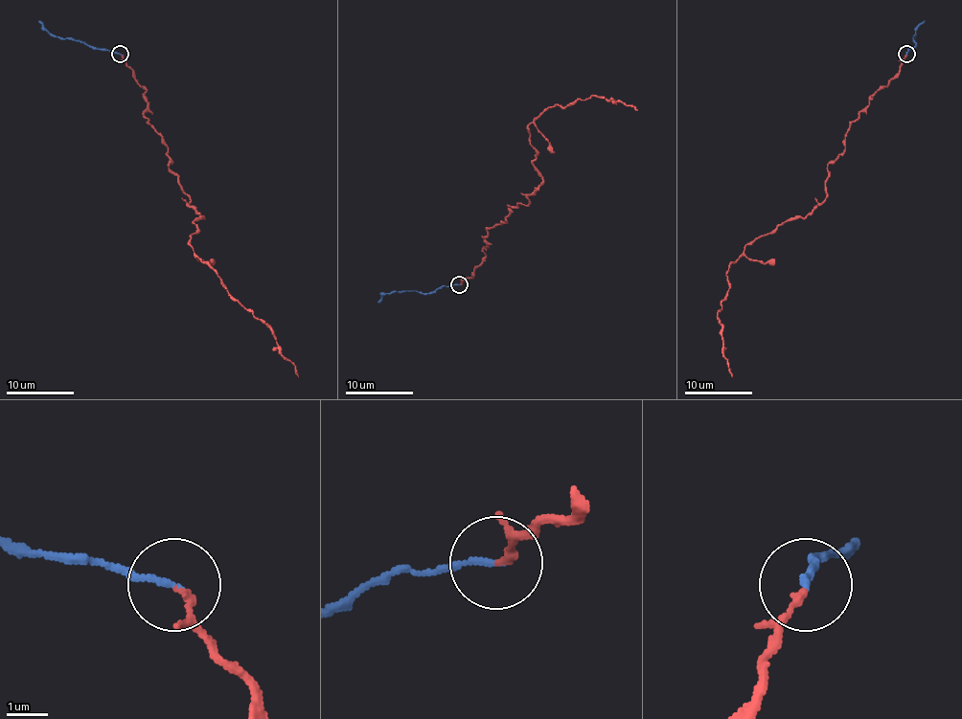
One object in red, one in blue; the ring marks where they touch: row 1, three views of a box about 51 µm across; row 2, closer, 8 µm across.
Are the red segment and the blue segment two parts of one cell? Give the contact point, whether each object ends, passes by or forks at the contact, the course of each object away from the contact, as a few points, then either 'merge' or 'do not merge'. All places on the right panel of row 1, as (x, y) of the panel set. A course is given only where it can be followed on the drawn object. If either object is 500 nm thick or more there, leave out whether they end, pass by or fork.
(906, 54) | red ends | blue ends | red via (907, 54), (828, 166), (828, 195), (806, 217), (758, 236), (727, 272), (717, 318), (732, 377) | blue via (907, 54), (907, 50), (916, 45), (912, 39), (916, 30), (925, 21) | merge

